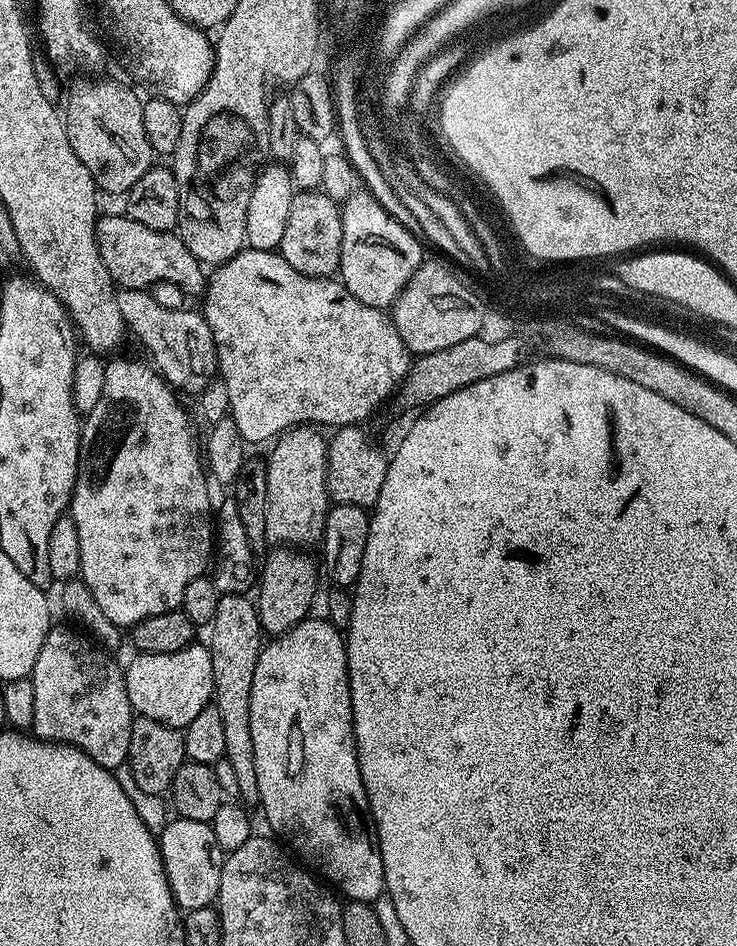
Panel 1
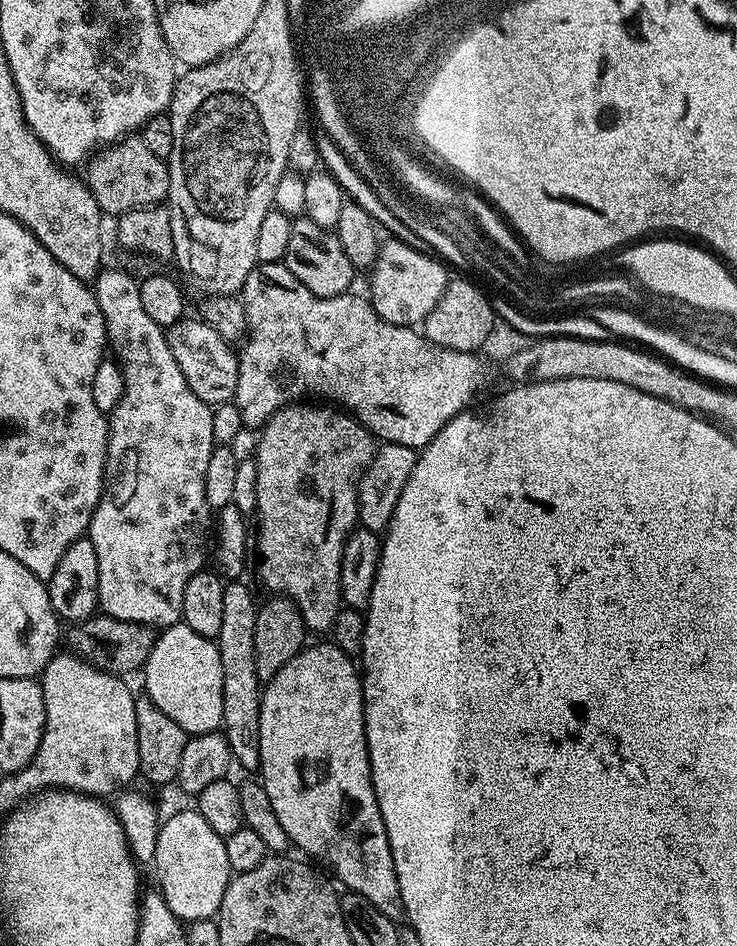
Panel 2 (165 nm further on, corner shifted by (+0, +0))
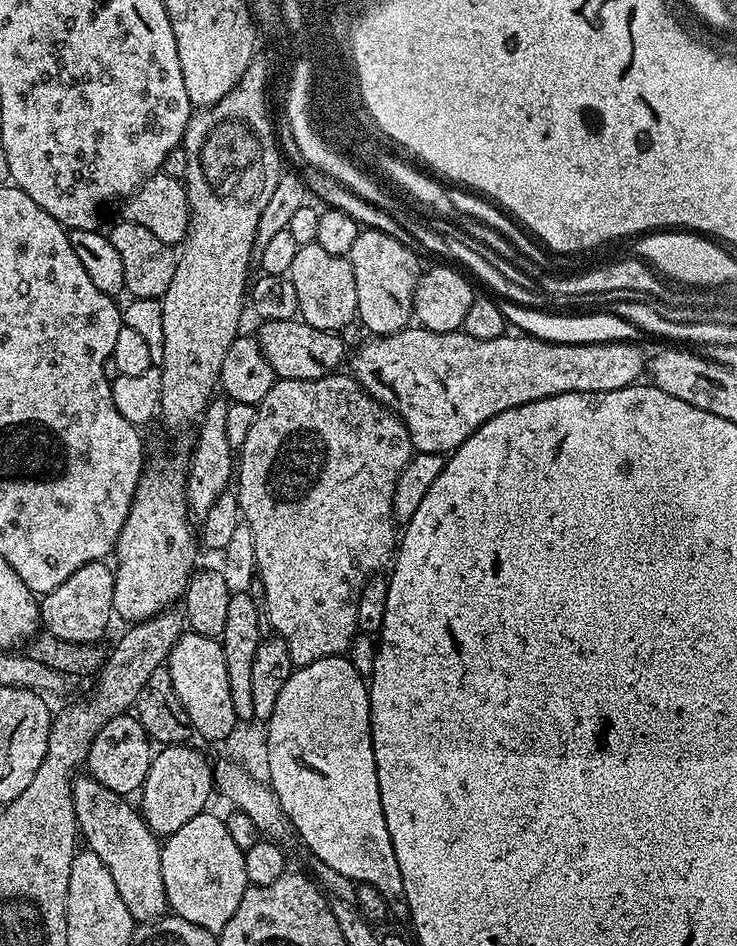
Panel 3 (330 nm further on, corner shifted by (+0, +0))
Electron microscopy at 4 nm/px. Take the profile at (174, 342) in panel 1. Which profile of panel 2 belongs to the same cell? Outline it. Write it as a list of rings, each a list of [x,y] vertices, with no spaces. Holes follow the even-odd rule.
[[[185,318],[166,330],[170,354],[178,362],[190,390],[209,406],[229,403],[236,395],[238,386],[238,356],[233,345],[228,344],[210,325],[199,318]]]

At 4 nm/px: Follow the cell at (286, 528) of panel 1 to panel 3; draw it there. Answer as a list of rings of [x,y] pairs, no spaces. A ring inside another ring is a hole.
[[[340,375],[323,376],[317,380],[277,379],[270,394],[266,394],[266,398],[262,398],[262,402],[256,405],[254,426],[250,426],[250,434],[246,434],[246,442],[238,450],[238,467],[234,472],[234,491],[240,499],[240,514],[254,538],[258,584],[264,587],[262,608],[266,613],[267,623],[268,620],[272,623],[271,631],[286,642],[286,650],[290,650],[290,658],[296,666],[345,655],[352,645],[352,638],[358,632],[358,602],[362,590],[373,576],[389,567],[398,547],[398,528],[395,528],[397,525],[392,514],[394,486],[414,455],[412,439],[403,420],[383,404],[379,404],[370,394],[366,394],[355,376]]]

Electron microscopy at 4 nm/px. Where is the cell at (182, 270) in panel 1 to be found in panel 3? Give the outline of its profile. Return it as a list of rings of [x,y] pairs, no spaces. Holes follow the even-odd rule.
[[[301,318],[291,320],[264,320],[261,328],[254,332],[254,339],[260,344],[266,362],[282,380],[317,380],[331,376],[340,363],[345,363],[343,335],[336,332],[315,329]]]

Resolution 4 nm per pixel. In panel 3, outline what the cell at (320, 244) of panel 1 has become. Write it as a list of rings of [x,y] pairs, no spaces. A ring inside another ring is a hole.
[[[314,242],[299,245],[288,279],[292,284],[297,313],[308,325],[327,332],[340,332],[352,320],[355,321],[357,286],[353,266],[347,257],[330,255]]]

